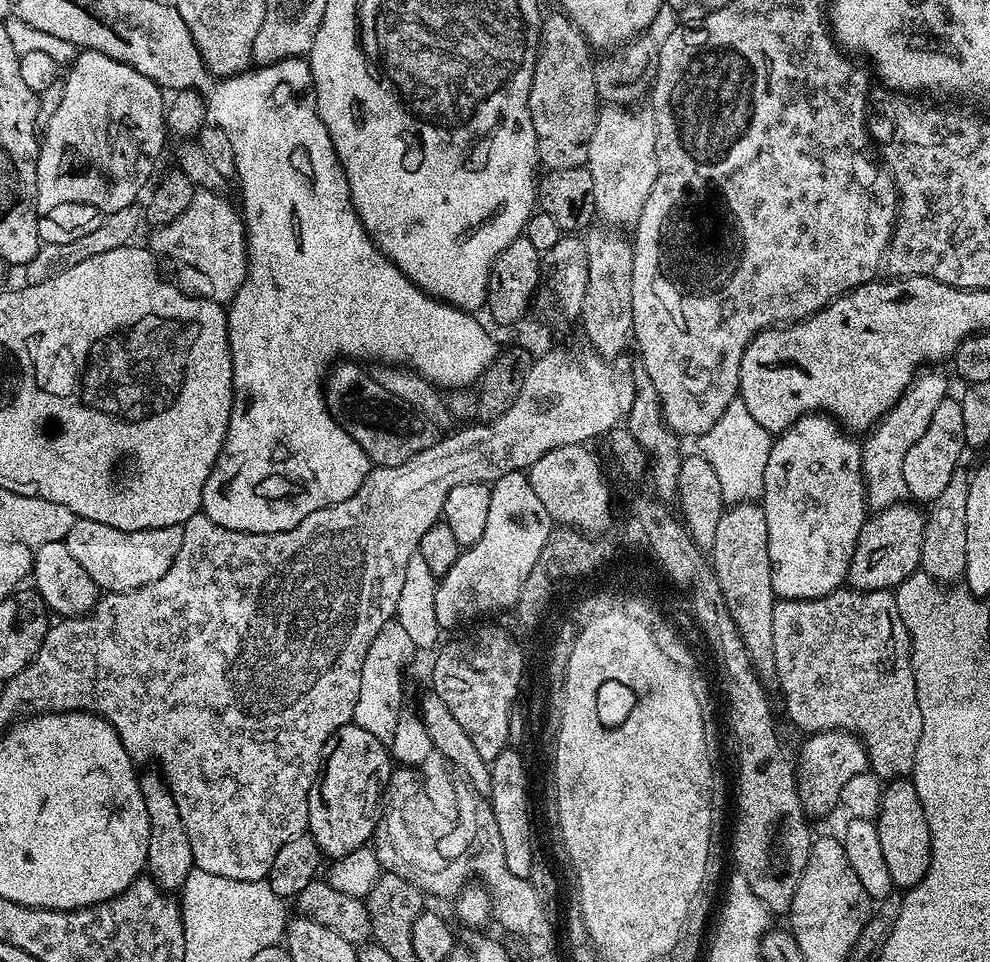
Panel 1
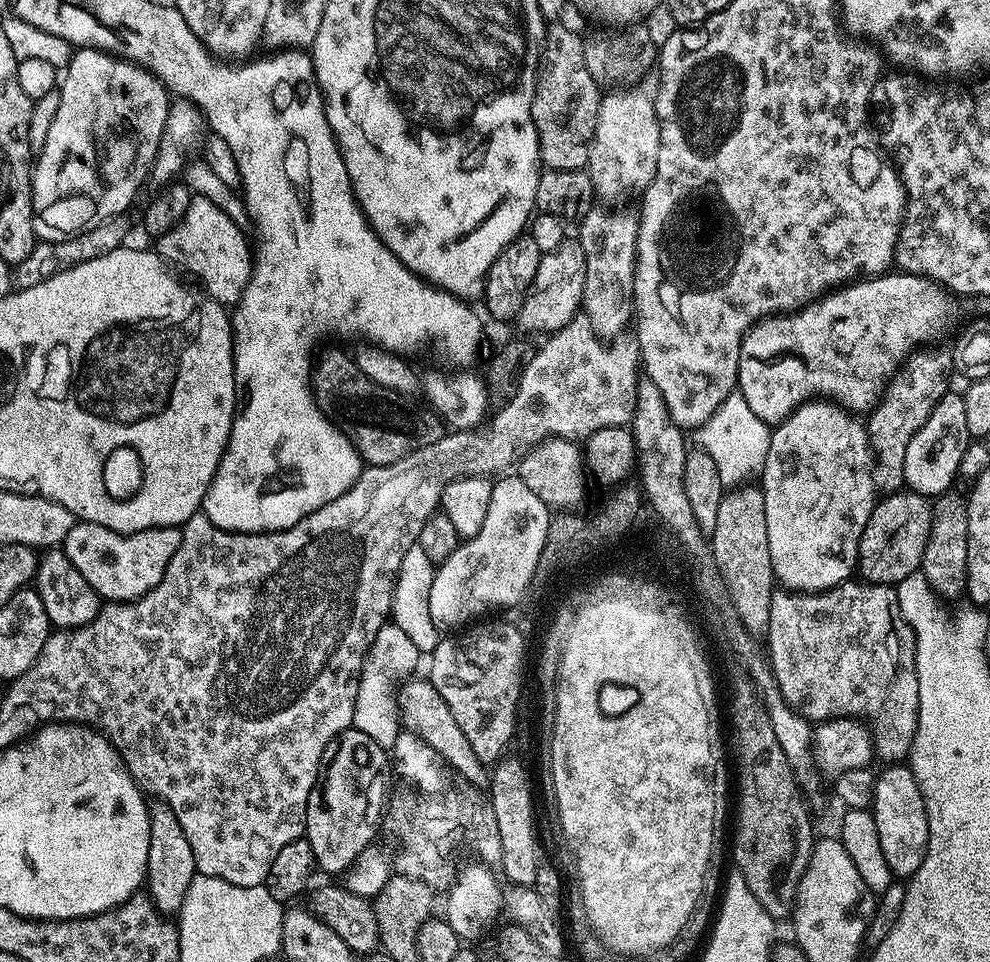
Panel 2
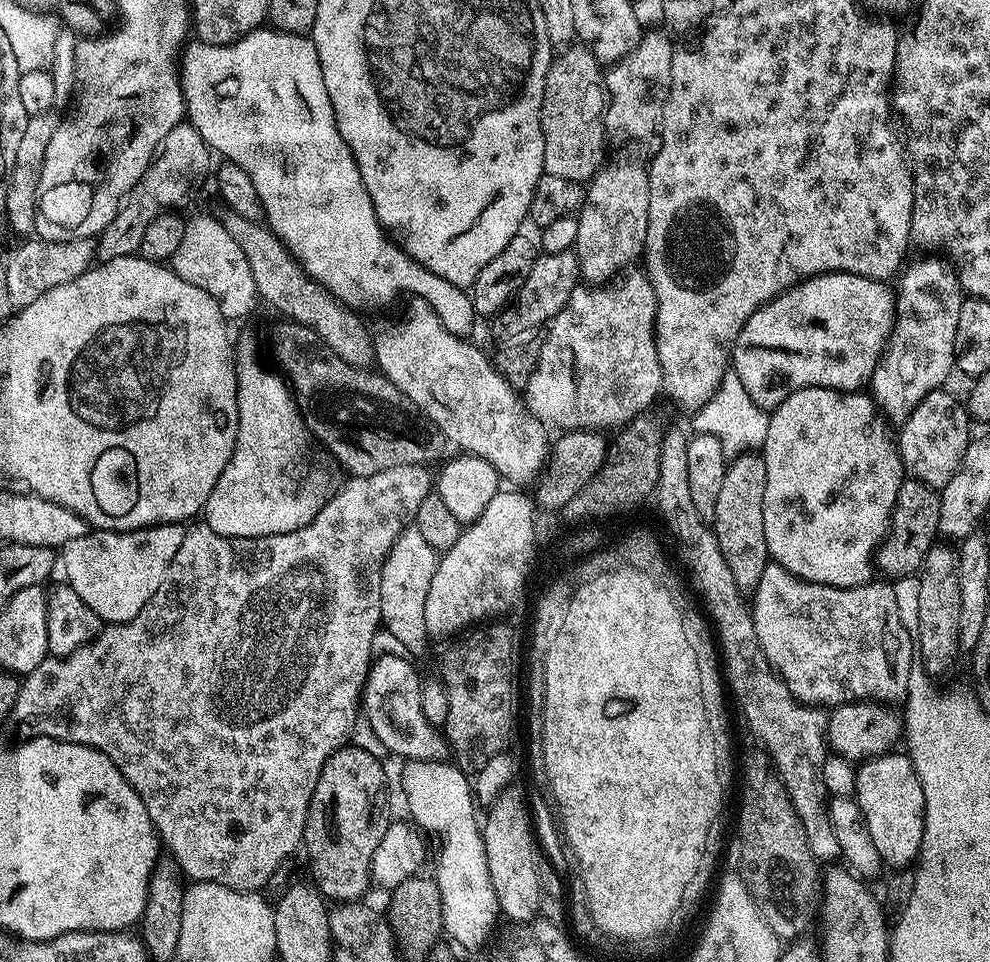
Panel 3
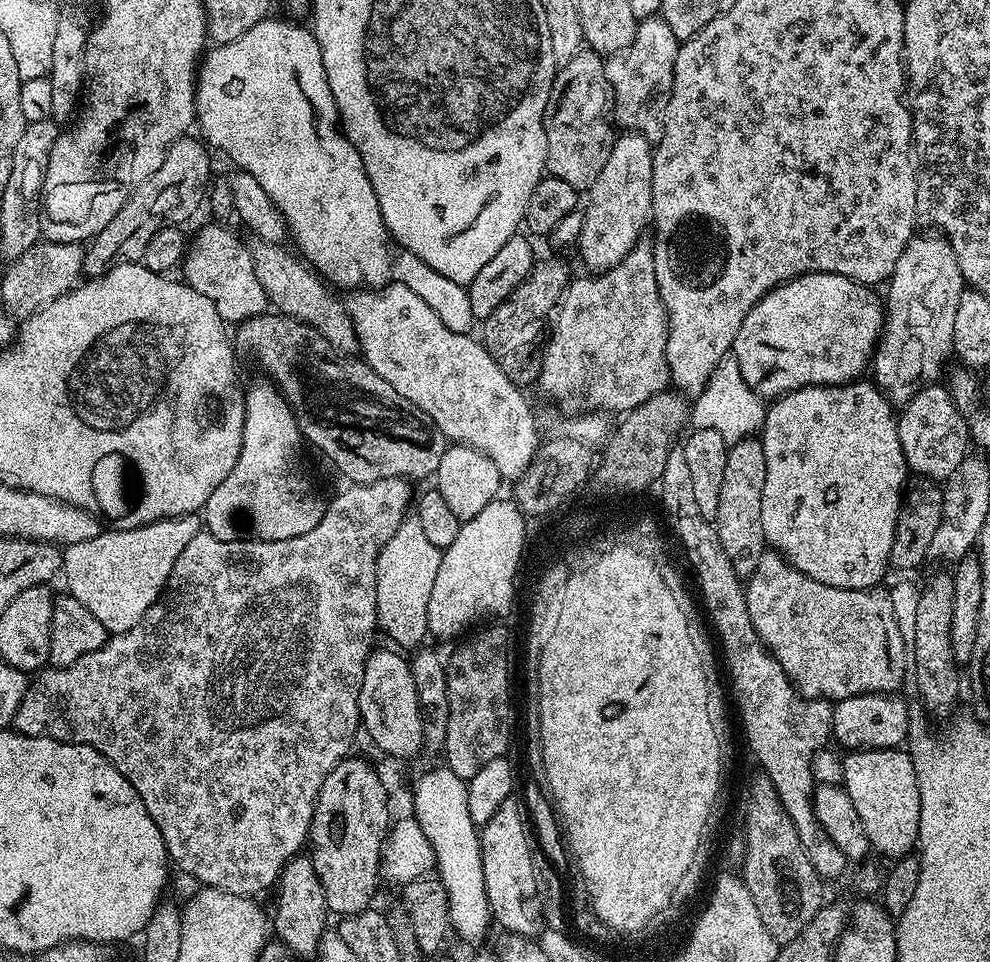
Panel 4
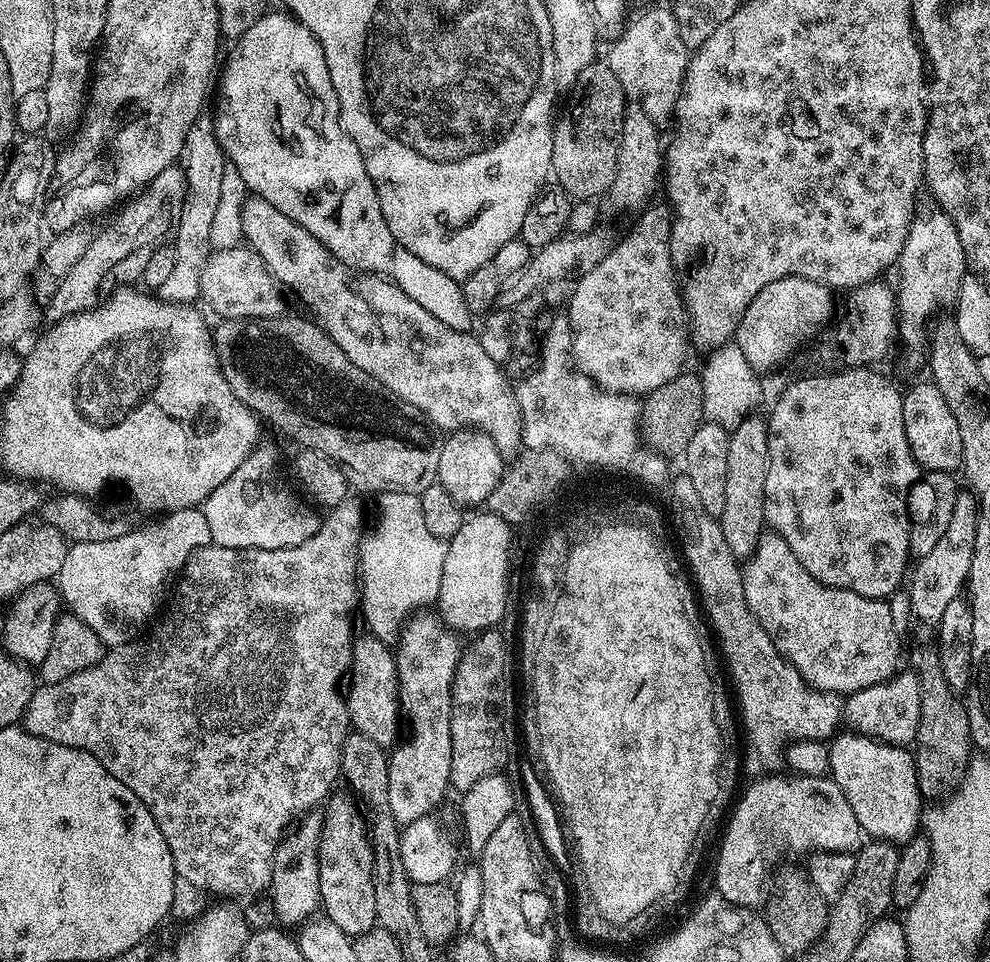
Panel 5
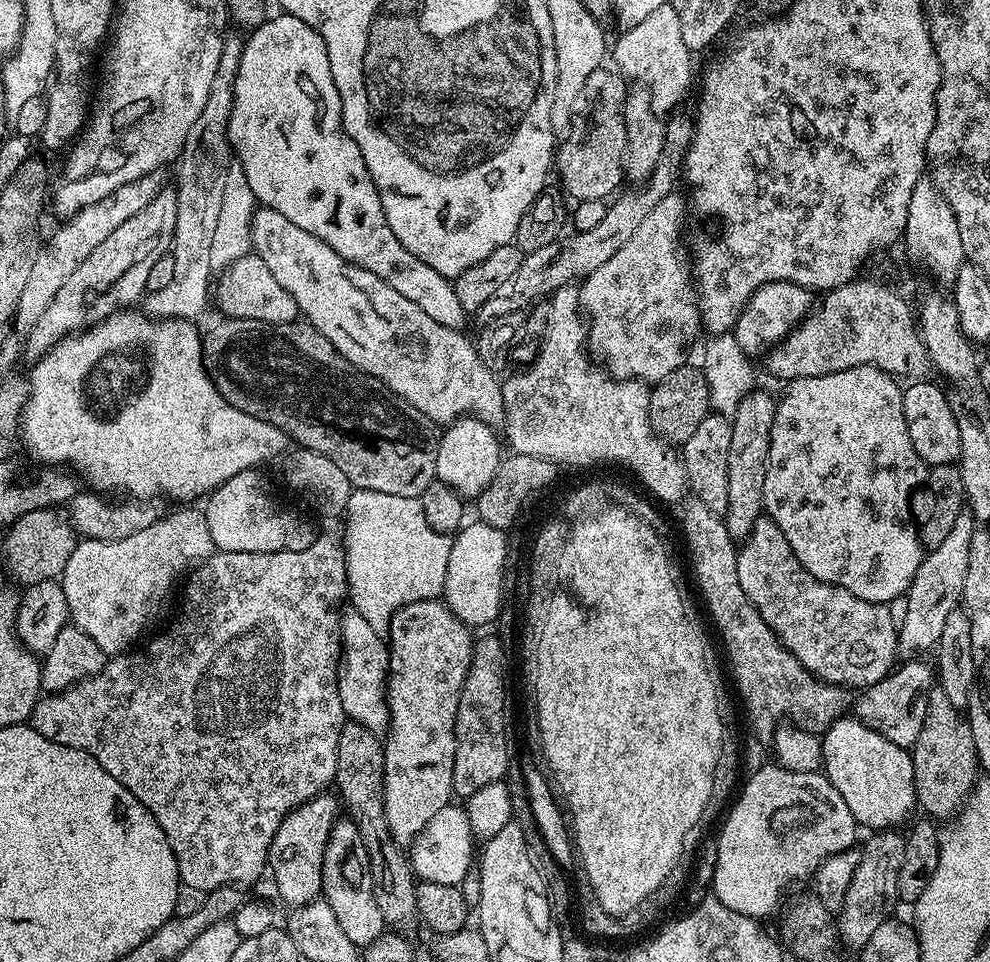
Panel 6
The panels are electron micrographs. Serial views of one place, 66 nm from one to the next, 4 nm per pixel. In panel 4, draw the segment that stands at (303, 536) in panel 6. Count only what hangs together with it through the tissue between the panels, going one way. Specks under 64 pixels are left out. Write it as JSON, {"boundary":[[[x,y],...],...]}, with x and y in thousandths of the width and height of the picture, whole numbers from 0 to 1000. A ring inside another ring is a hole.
{"boundary":[[[274,397],[267,398],[255,399],[252,403],[249,400],[248,406],[245,409],[246,446],[244,447],[244,468],[240,472],[240,480],[236,480],[236,489],[232,489],[232,493],[228,493],[228,501],[224,501],[224,505],[220,505],[216,509],[216,514],[212,514],[212,518],[206,523],[204,529],[204,541],[209,552],[221,561],[288,561],[289,559],[301,559],[301,555],[309,555],[313,551],[317,551],[317,547],[321,547],[321,543],[325,543],[327,537],[328,521],[326,519],[323,521],[322,514],[315,511],[315,503],[311,500],[310,493],[305,488],[299,486],[303,482],[303,462],[305,463],[305,450],[299,438],[299,431],[295,428],[295,423],[291,421],[291,417],[283,411],[283,404]]]}

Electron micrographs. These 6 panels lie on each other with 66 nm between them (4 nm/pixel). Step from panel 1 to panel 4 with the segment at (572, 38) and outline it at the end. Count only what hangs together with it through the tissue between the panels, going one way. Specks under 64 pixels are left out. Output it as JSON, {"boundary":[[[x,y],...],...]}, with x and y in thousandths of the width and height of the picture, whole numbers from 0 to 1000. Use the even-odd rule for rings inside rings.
{"boundary":[[[587,52],[580,60],[569,63],[565,68],[558,86],[558,97],[554,103],[554,113],[549,116],[549,134],[552,135],[552,179],[553,182],[568,185],[584,198],[593,198],[608,181],[608,173],[612,173],[612,164],[616,164],[616,156],[620,144],[618,121],[618,90],[612,81],[611,63],[597,52]]]}

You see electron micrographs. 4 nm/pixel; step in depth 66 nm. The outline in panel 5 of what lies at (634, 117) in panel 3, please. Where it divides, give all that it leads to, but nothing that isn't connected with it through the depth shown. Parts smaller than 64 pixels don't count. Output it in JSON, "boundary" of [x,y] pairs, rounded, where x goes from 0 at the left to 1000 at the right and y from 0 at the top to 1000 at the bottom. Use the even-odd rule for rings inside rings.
{"boundary":[[[678,7],[655,8],[643,21],[635,20],[629,36],[615,50],[618,51],[614,54],[612,65],[616,73],[620,73],[620,81],[628,85],[628,94],[635,105],[646,103],[644,111],[654,119],[682,117],[697,52],[685,35],[685,25],[681,23]]]}

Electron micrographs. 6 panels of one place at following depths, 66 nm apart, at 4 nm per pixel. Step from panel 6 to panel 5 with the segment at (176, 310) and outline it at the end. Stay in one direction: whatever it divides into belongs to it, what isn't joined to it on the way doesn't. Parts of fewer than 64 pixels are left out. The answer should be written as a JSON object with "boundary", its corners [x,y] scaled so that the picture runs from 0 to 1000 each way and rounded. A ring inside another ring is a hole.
{"boundary":[[[209,119],[199,121],[196,131],[192,131],[188,139],[184,159],[184,174],[190,189],[190,201],[186,204],[186,211],[182,213],[180,232],[176,237],[178,263],[173,263],[172,266],[176,272],[176,282],[173,283],[172,289],[168,289],[168,293],[164,293],[160,301],[161,307],[167,312],[191,316],[203,311],[202,285],[216,260],[212,247],[212,231],[216,231],[227,169],[228,163],[218,142],[215,122]]]}

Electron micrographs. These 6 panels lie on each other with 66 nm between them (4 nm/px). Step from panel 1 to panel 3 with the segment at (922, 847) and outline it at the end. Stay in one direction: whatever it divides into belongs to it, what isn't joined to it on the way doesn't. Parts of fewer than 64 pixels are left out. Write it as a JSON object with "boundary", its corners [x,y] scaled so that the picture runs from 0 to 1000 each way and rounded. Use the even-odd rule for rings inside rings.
{"boundary":[[[902,780],[891,786],[872,791],[865,799],[865,837],[875,850],[875,863],[892,892],[901,904],[913,904],[924,899],[931,879],[933,866],[933,826],[931,813],[923,800],[920,788],[908,786]]]}

